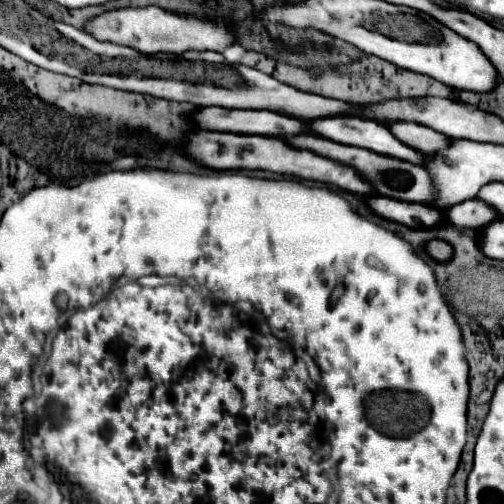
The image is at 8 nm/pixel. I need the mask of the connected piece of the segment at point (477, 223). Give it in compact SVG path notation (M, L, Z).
M470 199L462 205L452 205L450 209L444 209L444 217L450 225L458 229L480 229L490 225L490 221L500 219L494 213L494 207L482 205L482 201L478 199Z

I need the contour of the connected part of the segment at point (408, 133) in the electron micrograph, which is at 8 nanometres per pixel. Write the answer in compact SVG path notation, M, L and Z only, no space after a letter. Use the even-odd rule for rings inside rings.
M398 121L398 123L390 125L390 131L402 143L427 154L442 150L450 141L450 138L446 137L444 133L438 133L434 129L422 127L412 121Z

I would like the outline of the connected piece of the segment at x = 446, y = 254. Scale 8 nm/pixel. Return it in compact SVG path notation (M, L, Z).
M434 239L434 241L430 241L426 249L428 249L428 253L430 253L436 261L448 261L448 259L452 257L452 253L454 253L452 245L446 243L446 241L442 241L442 239Z

